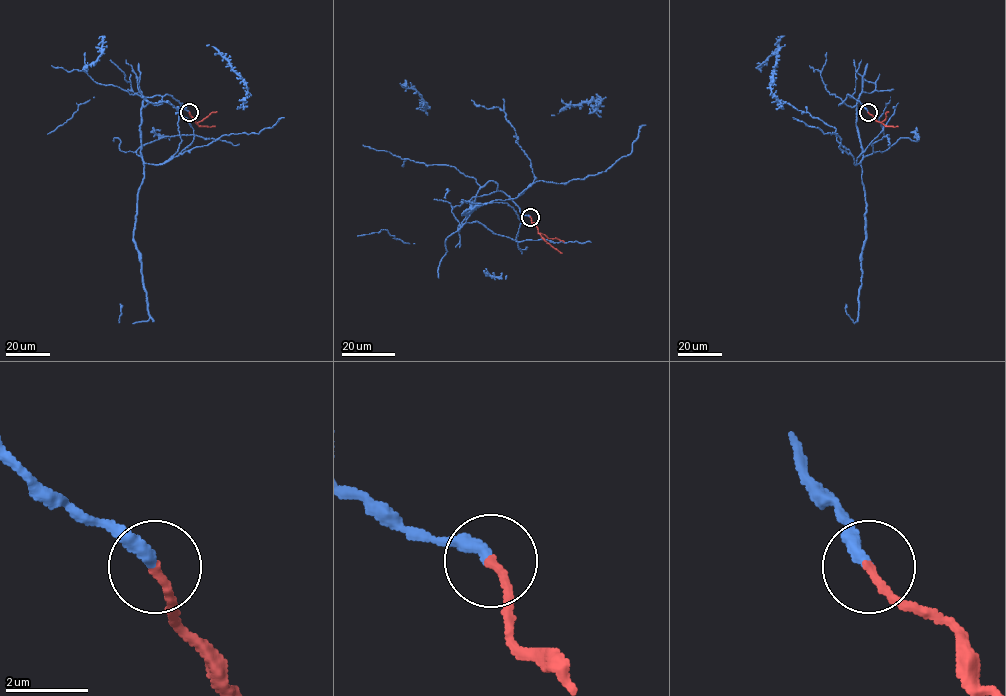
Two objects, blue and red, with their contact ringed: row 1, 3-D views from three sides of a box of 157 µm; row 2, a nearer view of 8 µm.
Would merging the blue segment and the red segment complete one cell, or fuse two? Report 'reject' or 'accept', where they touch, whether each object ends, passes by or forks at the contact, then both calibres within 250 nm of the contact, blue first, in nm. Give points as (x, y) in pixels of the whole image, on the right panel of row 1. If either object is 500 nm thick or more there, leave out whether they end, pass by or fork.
accept | (868, 112) | blue ends | red ends | 320/200 nm

